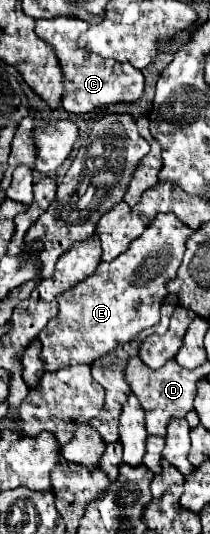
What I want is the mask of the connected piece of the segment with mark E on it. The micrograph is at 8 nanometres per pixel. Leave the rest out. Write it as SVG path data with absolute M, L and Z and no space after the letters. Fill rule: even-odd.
M174 213L158 215L146 231L130 243L130 247L118 255L114 261L98 263L96 271L86 277L84 281L76 283L72 289L58 295L58 315L48 321L48 325L40 331L42 341L42 359L46 361L46 371L56 371L60 365L74 365L74 363L94 363L114 347L132 341L142 329L148 329L158 323L160 319L160 303L166 297L166 283L176 277L176 271L182 263L186 241L194 231L188 229L184 223L176 219Z

